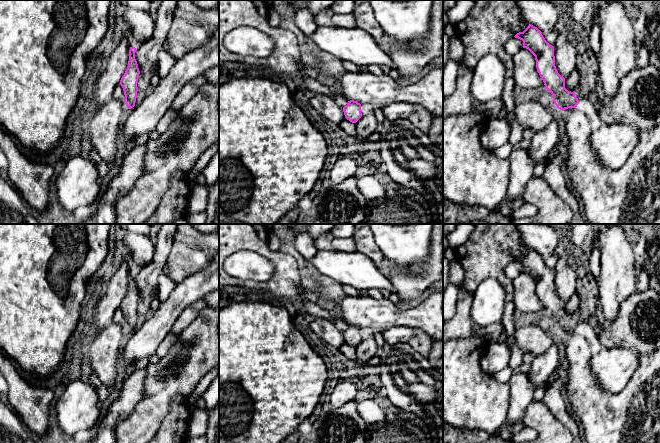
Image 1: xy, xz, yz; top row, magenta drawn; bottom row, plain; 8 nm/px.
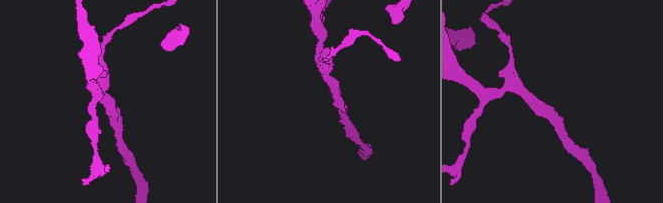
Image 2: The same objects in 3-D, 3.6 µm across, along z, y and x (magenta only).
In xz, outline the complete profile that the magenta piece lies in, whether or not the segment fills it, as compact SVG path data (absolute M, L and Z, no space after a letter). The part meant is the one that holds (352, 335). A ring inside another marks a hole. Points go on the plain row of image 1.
M350 324L348 328L343 331L345 342L352 347L356 347L361 341L361 328L357 325Z

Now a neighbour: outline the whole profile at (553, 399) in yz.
M556 378L547 388L542 400L561 424L571 432L573 436L572 443L586 443L580 424L575 416L567 410L566 400L561 394L561 388L562 382Z

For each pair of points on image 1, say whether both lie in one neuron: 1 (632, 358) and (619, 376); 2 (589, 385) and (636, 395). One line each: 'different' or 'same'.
1: same
2: same

